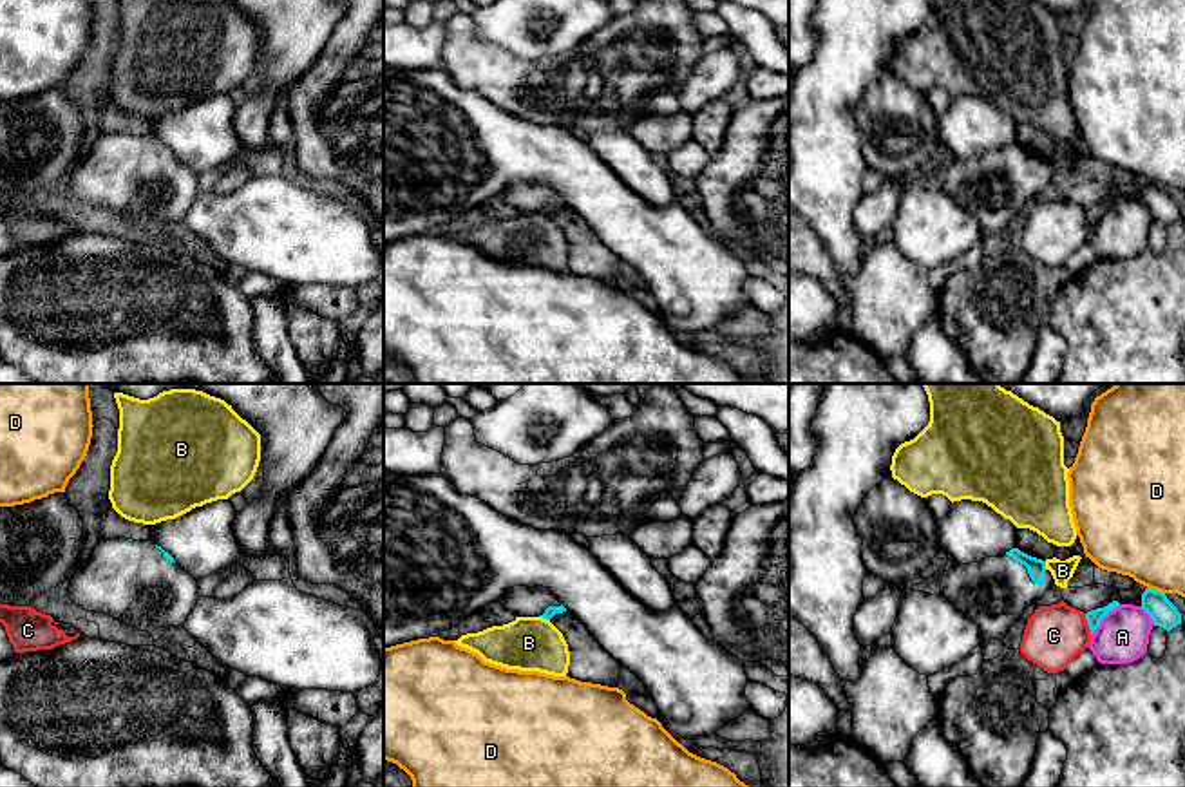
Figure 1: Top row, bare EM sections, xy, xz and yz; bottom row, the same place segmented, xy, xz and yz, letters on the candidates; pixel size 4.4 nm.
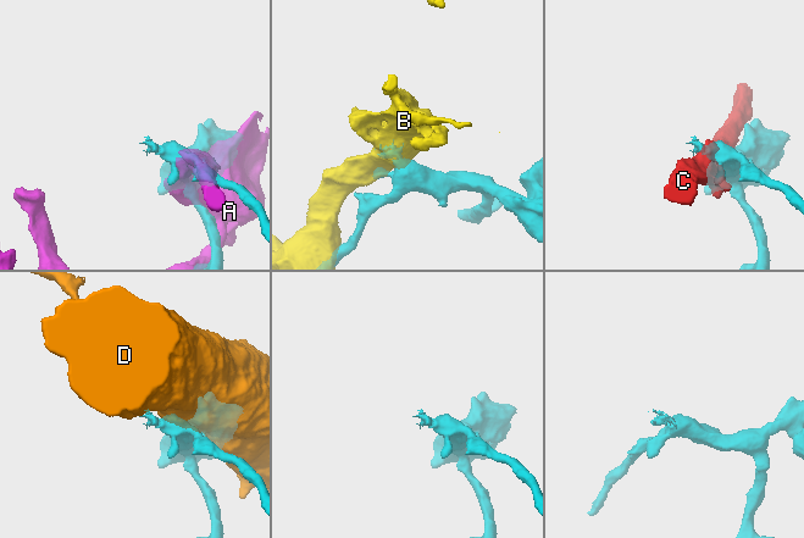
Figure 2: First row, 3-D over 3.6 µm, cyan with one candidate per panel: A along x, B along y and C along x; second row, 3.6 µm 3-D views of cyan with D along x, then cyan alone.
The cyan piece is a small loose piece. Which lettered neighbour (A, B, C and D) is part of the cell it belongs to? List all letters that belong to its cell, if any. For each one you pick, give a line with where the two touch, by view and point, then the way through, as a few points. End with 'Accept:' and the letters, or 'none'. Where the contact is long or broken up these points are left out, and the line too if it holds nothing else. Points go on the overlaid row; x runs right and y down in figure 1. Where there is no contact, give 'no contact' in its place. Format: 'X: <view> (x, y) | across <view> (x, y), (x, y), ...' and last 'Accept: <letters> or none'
Accept: none

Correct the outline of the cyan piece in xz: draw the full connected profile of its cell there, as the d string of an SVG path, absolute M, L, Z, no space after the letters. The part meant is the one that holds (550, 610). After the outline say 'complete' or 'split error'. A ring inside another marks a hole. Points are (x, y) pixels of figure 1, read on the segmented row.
M543 586L508 588L499 602L516 617L543 617L550 621L555 613L566 612L561 601Z; split error

